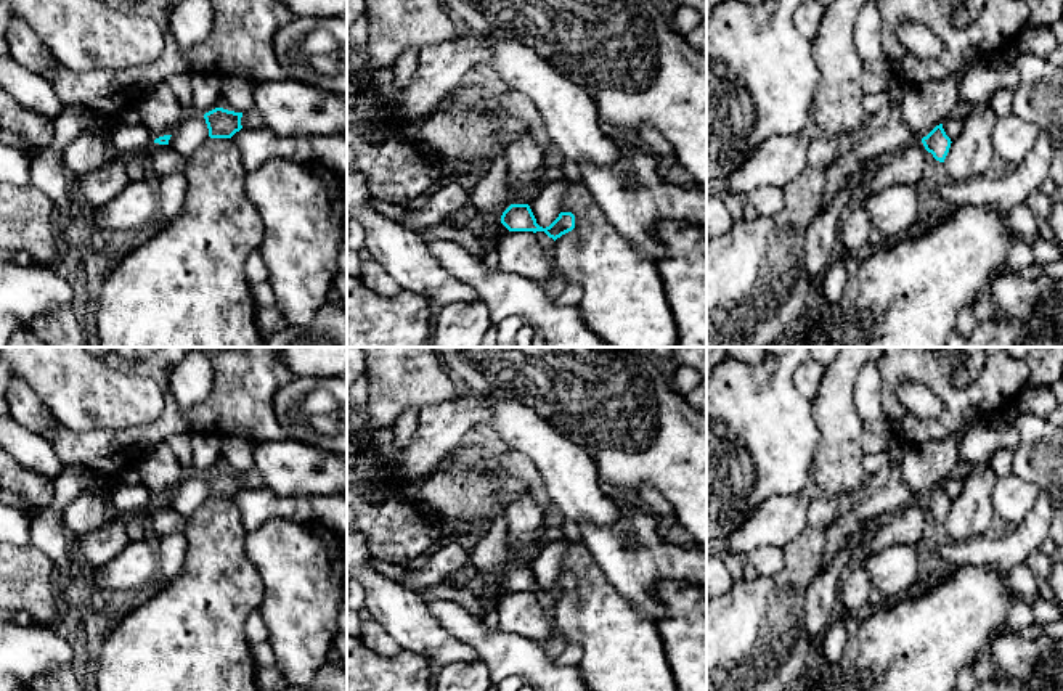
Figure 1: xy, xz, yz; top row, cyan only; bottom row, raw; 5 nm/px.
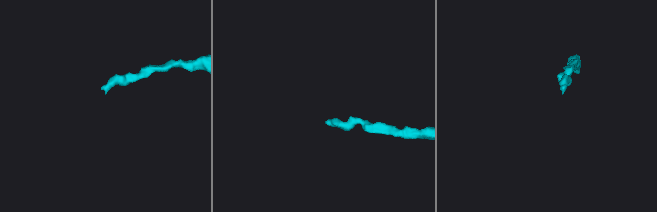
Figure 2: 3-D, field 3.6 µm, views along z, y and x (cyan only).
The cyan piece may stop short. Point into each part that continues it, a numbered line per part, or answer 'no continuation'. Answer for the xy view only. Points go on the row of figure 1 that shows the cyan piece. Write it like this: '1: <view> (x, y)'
no continuation

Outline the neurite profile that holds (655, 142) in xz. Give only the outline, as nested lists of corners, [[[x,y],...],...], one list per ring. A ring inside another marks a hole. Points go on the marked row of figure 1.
[[[644,125],[637,130],[637,135],[658,159],[673,153],[673,146],[657,129]]]

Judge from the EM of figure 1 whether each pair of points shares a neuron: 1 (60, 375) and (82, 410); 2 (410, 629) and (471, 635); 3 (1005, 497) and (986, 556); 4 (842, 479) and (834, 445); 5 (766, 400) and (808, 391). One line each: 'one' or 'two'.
1: one
2: two
3: two
4: one
5: two

